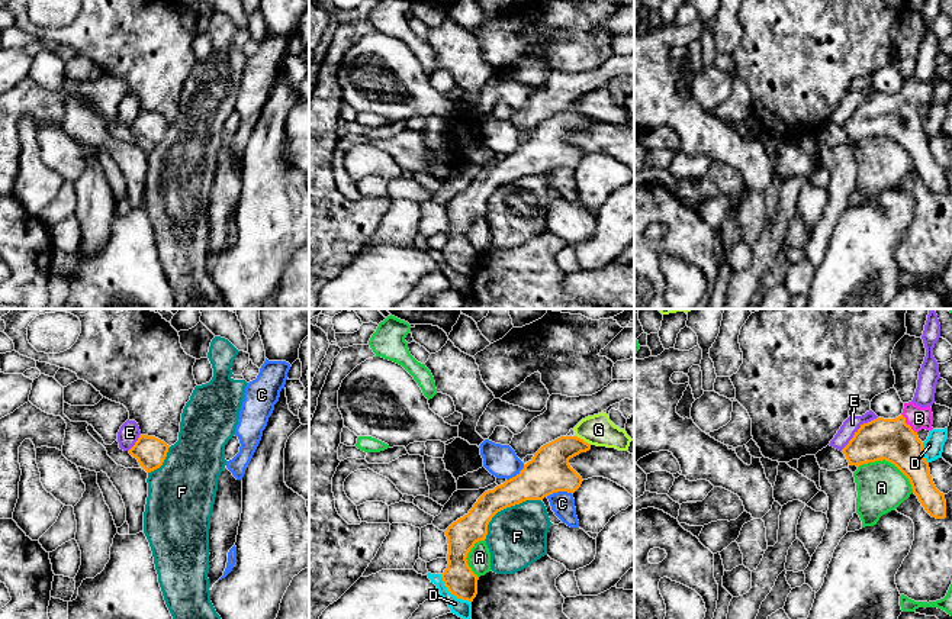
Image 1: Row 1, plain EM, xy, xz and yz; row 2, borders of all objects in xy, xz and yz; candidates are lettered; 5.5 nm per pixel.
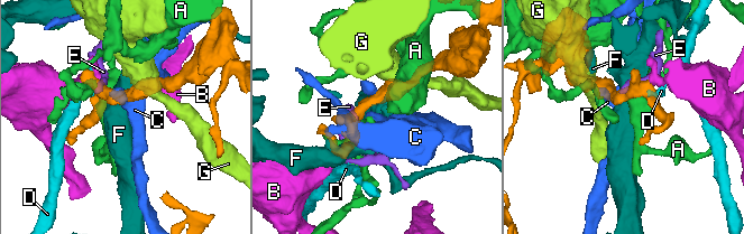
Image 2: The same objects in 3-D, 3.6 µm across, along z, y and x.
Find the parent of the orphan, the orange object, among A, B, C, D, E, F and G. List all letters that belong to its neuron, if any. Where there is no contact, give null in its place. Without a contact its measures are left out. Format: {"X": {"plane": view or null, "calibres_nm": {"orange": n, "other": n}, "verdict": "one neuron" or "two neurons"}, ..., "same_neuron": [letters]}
{"A": {"plane": "yz", "calibres_nm": {"orange": 240, "other": 280}, "verdict": "two neurons"}, "B": {"plane": "yz", "calibres_nm": {"orange": 240, "other": 130}, "verdict": "one neuron"}, "C": {"plane": "xz", "calibres_nm": {"orange": 240, "other": 130}, "verdict": "two neurons"}, "D": {"plane": "xz", "calibres_nm": {"orange": 170, "other": 100}, "verdict": "two neurons"}, "E": {"plane": "yz", "calibres_nm": {"orange": 240, "other": 90}, "verdict": "two neurons"}, "F": {"plane": "xz", "calibres_nm": {"orange": 220, "other": 340}, "verdict": "two neurons"}, "G": {"plane": "xz", "calibres_nm": {"orange": 240, "other": 170}, "verdict": "two neurons"}, "same_neuron": ["B"]}

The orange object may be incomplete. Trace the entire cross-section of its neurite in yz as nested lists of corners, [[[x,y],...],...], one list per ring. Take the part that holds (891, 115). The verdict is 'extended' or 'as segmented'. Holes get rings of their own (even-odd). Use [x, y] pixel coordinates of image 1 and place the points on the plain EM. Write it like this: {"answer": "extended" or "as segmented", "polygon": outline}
{"answer": "extended", "polygon": [[[908,77],[895,94],[877,93],[861,100],[842,128],[849,141],[859,142],[882,135],[894,139],[908,154],[924,186],[932,193],[945,194],[945,170],[932,155],[929,138],[923,130],[923,117],[917,112],[922,104],[932,106],[932,100],[932,83]]]}

